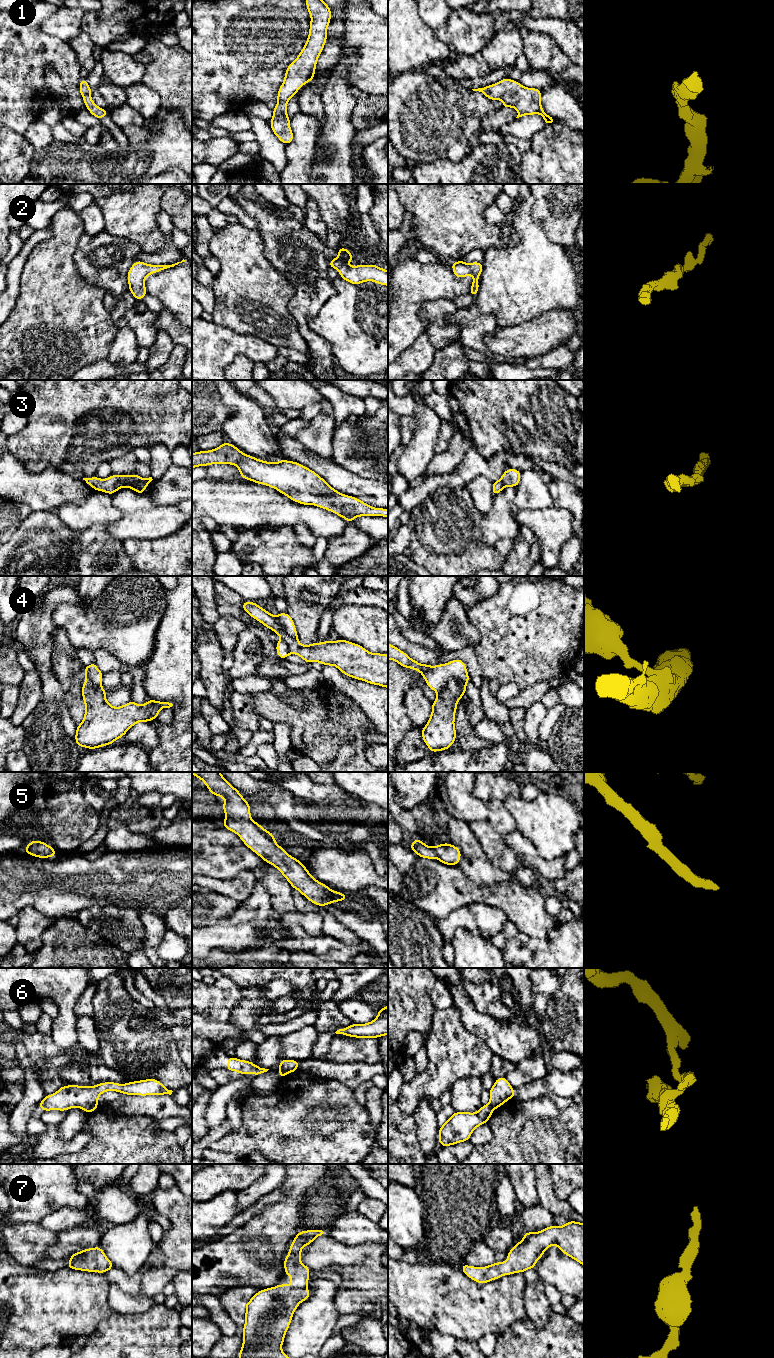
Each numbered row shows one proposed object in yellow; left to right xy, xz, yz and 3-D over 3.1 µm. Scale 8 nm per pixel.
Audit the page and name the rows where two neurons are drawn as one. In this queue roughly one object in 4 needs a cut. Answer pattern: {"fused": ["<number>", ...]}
{"fused": ["4", "6"]}

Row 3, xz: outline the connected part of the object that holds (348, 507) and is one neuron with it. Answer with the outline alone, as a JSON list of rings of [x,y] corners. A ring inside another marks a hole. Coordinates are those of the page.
[[[224,442],[213,450],[192,453],[192,468],[209,466],[215,463],[237,466],[240,471],[240,477],[253,481],[257,484],[263,484],[274,488],[297,503],[303,505],[315,505],[331,511],[344,518],[348,523],[360,516],[388,517],[388,509],[375,508],[354,496],[339,493],[317,473],[295,461],[287,461],[284,459],[275,463],[262,461],[243,453],[235,445],[227,442]]]

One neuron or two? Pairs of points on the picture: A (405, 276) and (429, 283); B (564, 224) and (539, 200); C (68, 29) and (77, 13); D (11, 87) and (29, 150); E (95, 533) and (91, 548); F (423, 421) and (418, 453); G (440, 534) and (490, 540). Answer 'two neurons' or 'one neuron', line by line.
A: one neuron
B: one neuron
C: one neuron
D: two neurons
E: one neuron
F: one neuron
G: two neurons

